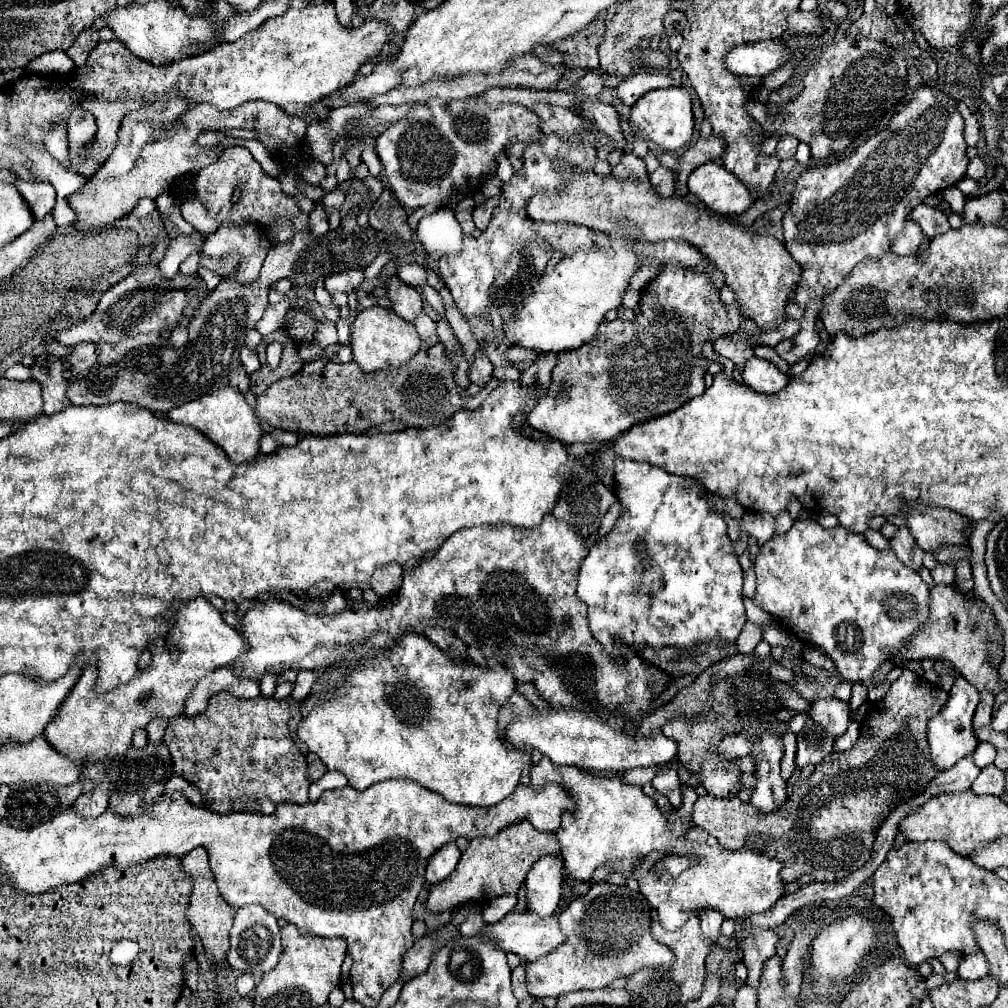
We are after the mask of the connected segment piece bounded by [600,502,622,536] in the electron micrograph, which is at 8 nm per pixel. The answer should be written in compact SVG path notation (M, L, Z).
M614 502L612 508L610 508L610 510L604 514L604 518L602 518L600 536L602 536L602 534L608 534L608 532L614 528L616 520L620 518L620 512L622 512L622 504L620 504L620 502Z

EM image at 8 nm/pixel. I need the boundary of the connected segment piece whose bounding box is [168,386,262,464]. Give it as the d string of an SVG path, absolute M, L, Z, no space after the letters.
M224 386L218 388L212 394L206 394L198 400L186 402L178 408L172 408L168 412L172 422L178 424L190 424L192 428L196 428L198 432L202 432L206 438L210 438L216 446L224 448L224 452L228 454L228 458L236 464L254 460L254 456L260 452L260 438L262 438L262 428L260 428L260 420L256 420L252 406L244 400L242 392L232 388L232 386Z

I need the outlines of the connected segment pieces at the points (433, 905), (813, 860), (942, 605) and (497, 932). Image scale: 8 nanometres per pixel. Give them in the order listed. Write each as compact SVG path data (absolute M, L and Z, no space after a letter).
M528 820L514 822L502 828L496 836L474 838L470 846L462 852L456 870L446 880L430 888L426 910L432 914L442 914L442 912L452 912L460 904L472 900L482 900L482 904L486 904L488 900L494 900L502 894L518 892L526 880L526 874L532 870L534 860L540 860L544 856L558 856L558 854L560 854L560 846L556 834L538 832L536 828L532 828Z
M904 668L902 676L890 686L888 694L870 704L864 720L862 732L856 744L846 752L836 752L822 760L808 778L798 778L794 784L792 796L782 804L778 812L762 814L752 808L752 804L740 802L740 798L716 798L716 796L700 796L692 810L694 826L704 828L710 836L716 836L722 848L728 850L742 850L748 848L758 854L766 854L782 862L782 880L796 882L800 876L810 876L814 882L836 882L840 878L850 876L856 872L872 854L874 844L874 826L882 814L886 814L892 806L904 804L918 792L926 788L926 784L938 774L928 758L928 744L926 744L926 724L934 718L940 708L946 704L948 692L940 686L926 682L924 676Z
M938 584L930 590L930 616L924 628L914 632L908 644L902 646L892 660L896 666L906 660L948 660L952 668L972 686L998 694L1002 690L1002 684L998 672L988 660L988 642L992 642L996 634L1000 634L1000 626L996 624L996 618L986 604L978 608L974 598L966 600L958 590L954 590L954 586Z
M524 912L524 914L508 914L504 920L500 920L498 924L492 924L488 926L480 936L484 938L492 938L500 944L500 948L504 948L506 952L514 952L518 954L522 960L528 960L528 962L534 962L538 960L540 956L548 954L552 948L560 946L562 940L564 940L564 932L560 930L560 922L558 922L560 914L552 914L552 916L546 916L546 918L540 918L532 912Z

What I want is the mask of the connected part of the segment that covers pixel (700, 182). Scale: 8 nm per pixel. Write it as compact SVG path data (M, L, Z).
M714 162L698 166L688 176L688 190L700 196L710 210L726 216L742 216L756 202L752 192L732 172Z

